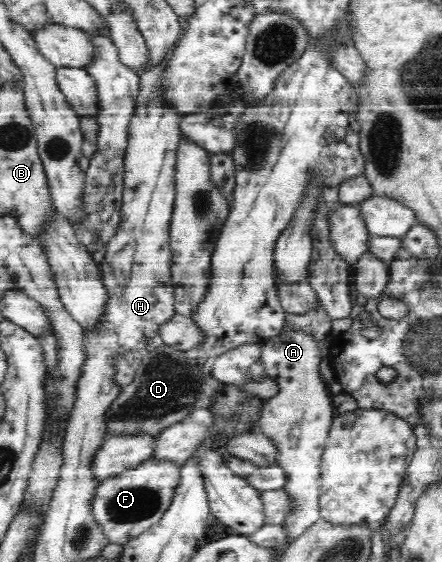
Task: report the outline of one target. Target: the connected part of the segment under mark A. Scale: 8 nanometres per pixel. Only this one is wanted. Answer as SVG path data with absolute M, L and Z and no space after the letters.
M285 327L279 334L265 340L262 353L266 372L273 381L278 383L280 390L275 396L266 400L262 416L252 431L264 433L277 444L276 462L288 473L288 480L284 488L294 497L296 508L290 513L290 516L287 516L283 524L289 530L291 540L303 535L309 527L322 518L319 503L321 458L326 448L326 441L329 437L334 417L337 415L334 411L332 395L328 390L329 386L323 382L319 373L321 362L325 358L327 357L323 356L323 350L321 350L315 334L313 332L305 332L303 328Z

